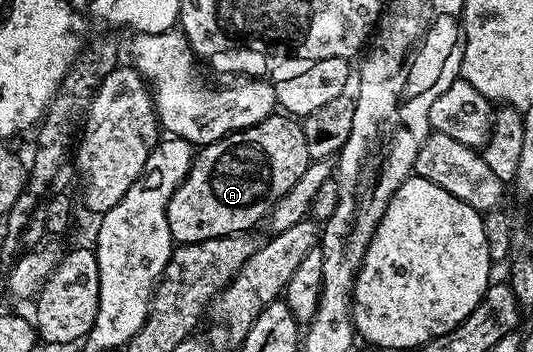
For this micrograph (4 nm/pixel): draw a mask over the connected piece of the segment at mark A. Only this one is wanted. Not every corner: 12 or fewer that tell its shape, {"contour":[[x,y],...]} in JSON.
{"contour":[[288,114],[206,144],[171,194],[178,245],[256,229],[311,163]]}

